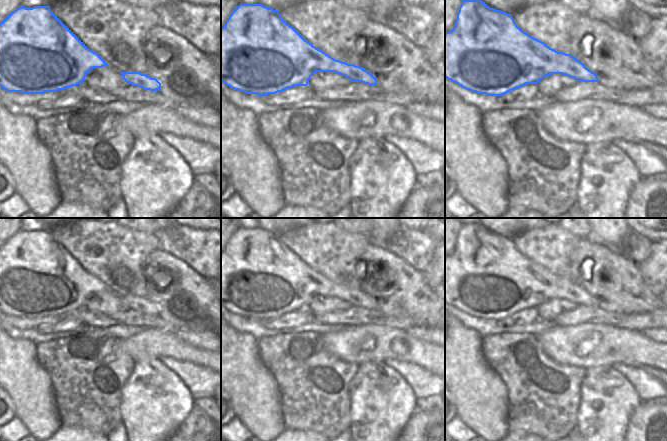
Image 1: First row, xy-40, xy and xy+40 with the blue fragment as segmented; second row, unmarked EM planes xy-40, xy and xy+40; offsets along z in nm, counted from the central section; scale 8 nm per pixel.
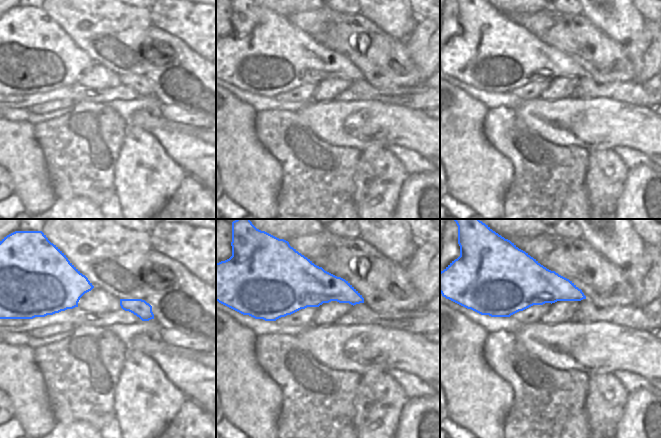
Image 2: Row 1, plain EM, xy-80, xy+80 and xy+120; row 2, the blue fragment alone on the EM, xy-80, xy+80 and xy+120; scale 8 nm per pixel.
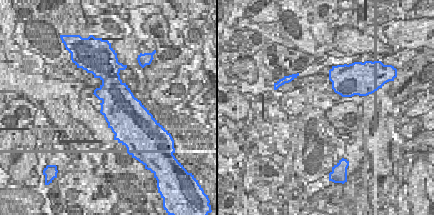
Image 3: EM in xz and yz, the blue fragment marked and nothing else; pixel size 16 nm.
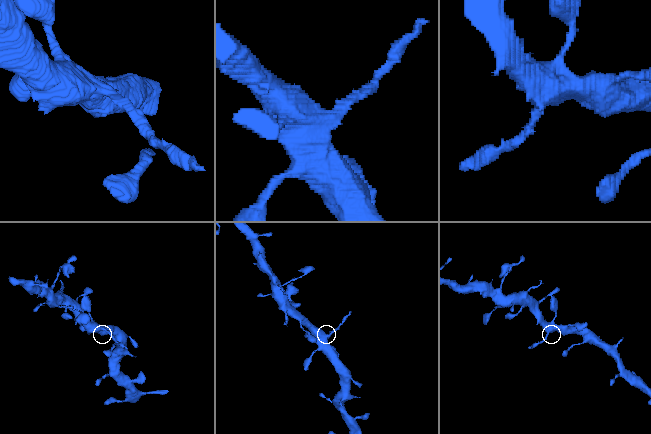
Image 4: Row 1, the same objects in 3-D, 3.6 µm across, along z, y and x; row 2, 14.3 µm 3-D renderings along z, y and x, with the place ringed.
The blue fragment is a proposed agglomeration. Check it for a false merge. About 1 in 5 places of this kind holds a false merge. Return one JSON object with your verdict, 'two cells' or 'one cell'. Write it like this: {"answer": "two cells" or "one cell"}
{"answer": "two cells"}

